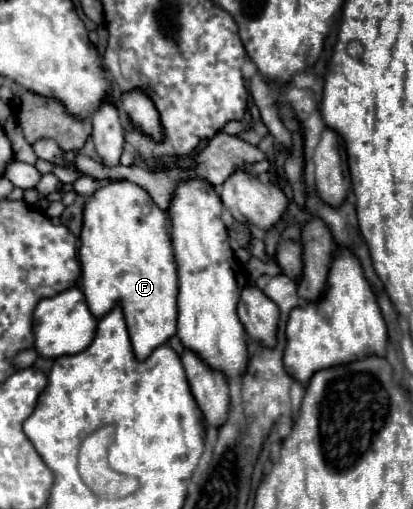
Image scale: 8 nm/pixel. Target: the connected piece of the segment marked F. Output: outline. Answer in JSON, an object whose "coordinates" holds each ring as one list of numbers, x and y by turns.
{"coordinates":[[114,181,98,189,84,207,84,225,79,236,78,255,84,297,92,315,100,319,110,313,112,307,120,305,138,361,144,361,156,347,166,345,168,339,176,335,178,277,172,243,168,237,168,215,158,209,154,201,150,201,150,195,144,189,138,189,138,185,130,181]]}

